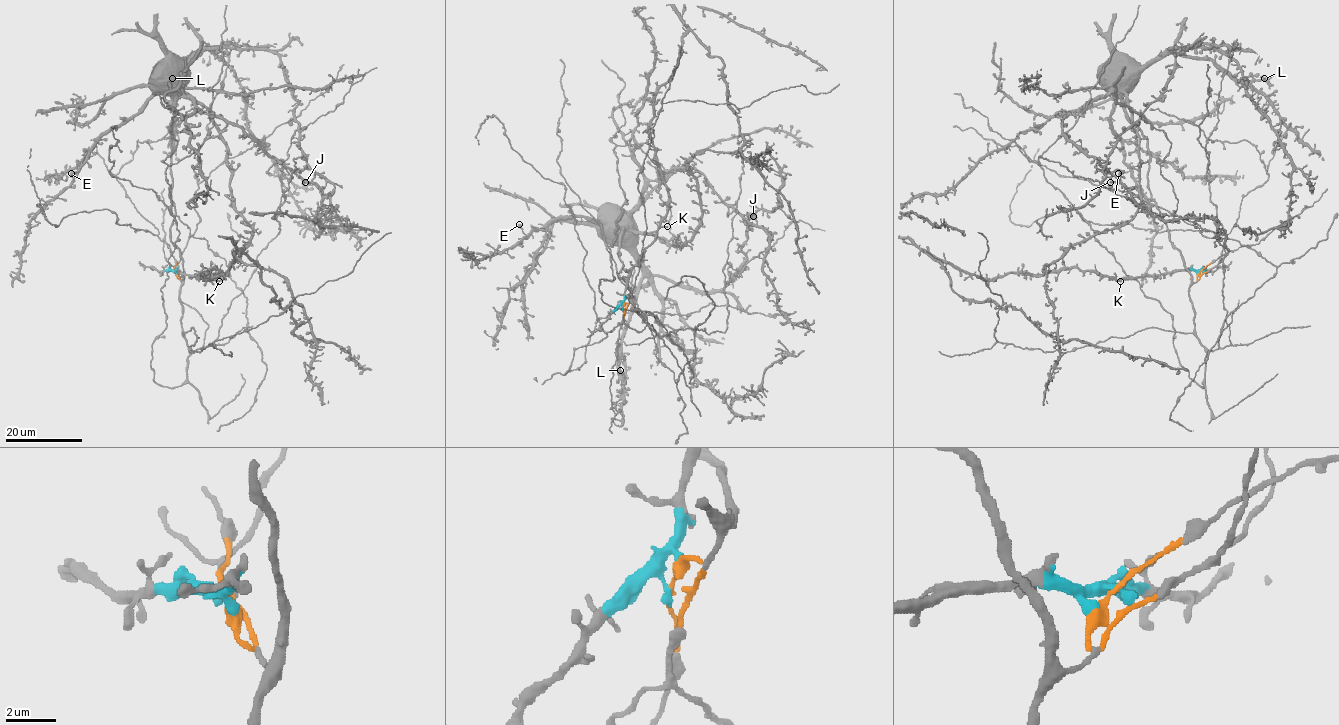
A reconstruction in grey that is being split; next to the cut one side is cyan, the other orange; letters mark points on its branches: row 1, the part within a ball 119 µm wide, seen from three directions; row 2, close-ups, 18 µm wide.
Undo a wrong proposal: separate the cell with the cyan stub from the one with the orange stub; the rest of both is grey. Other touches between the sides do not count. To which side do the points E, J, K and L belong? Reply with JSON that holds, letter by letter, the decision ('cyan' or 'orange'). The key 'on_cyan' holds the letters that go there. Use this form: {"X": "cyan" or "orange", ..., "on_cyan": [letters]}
{"E": "orange", "J": "orange", "K": "cyan", "L": "orange", "on_cyan": ["K"]}

